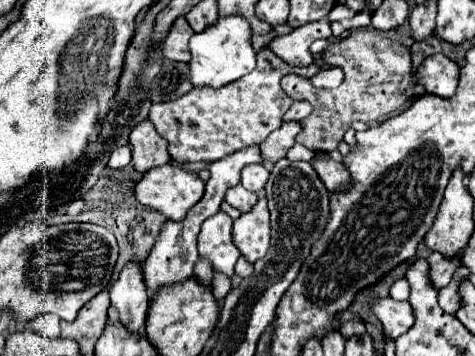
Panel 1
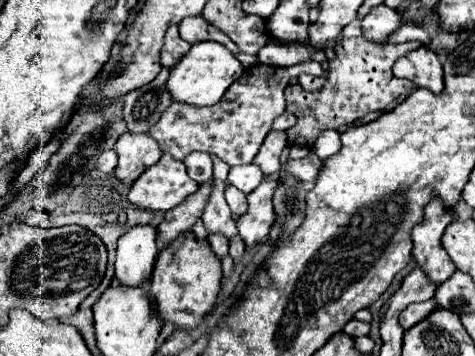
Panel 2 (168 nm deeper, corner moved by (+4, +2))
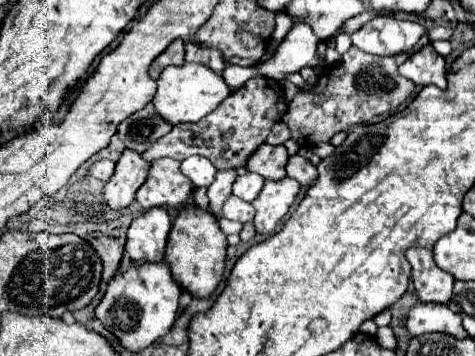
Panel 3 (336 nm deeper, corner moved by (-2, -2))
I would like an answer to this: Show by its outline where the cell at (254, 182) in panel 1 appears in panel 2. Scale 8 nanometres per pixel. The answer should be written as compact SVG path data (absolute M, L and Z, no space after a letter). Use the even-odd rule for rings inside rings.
M253 163L251 165L241 165L241 167L231 167L229 169L229 183L233 187L237 187L239 191L243 191L245 195L251 193L261 181L263 181L263 173Z

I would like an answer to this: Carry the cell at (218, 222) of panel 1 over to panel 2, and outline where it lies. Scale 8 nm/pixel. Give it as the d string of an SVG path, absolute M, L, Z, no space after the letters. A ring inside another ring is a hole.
M213 179L211 195L203 209L203 223L209 233L223 233L225 237L233 237L237 233L237 227L235 227L235 221L227 207L227 201L223 197L225 187L227 187L225 181Z

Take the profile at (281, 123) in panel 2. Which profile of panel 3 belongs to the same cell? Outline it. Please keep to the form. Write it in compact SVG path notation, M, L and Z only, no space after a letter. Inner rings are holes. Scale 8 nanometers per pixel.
M279 121L279 123L273 127L273 131L269 133L267 143L271 143L271 145L283 145L289 137L291 137L291 131L287 129L287 125L285 125L283 121Z

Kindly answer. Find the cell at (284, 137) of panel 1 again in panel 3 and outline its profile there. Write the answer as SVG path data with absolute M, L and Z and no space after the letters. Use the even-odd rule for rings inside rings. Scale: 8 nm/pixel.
M263 143L247 161L247 169L253 173L259 173L265 179L283 179L285 177L285 165L287 165L289 153L285 145L269 145Z

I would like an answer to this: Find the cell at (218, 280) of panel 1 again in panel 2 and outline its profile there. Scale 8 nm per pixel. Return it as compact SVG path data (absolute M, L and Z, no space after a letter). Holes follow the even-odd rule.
M220 233L209 235L209 244L213 252L220 258L228 254L229 239Z

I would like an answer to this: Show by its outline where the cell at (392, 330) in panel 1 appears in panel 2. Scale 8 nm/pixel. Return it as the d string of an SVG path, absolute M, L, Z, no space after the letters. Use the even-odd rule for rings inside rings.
M429 299L423 303L413 303L405 311L401 311L401 325L417 325L425 317L429 317L437 307L439 307L439 303L435 299Z

